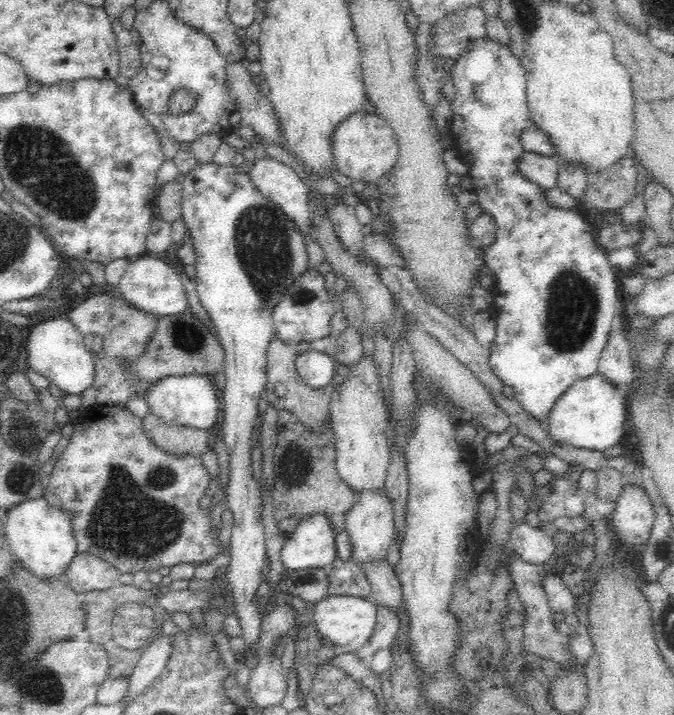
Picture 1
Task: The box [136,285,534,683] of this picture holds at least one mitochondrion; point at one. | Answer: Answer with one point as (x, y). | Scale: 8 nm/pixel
(186, 337)

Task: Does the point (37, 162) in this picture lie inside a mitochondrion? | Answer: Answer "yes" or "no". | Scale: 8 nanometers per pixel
yes

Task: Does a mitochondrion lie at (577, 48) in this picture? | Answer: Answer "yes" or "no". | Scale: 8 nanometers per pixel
no

